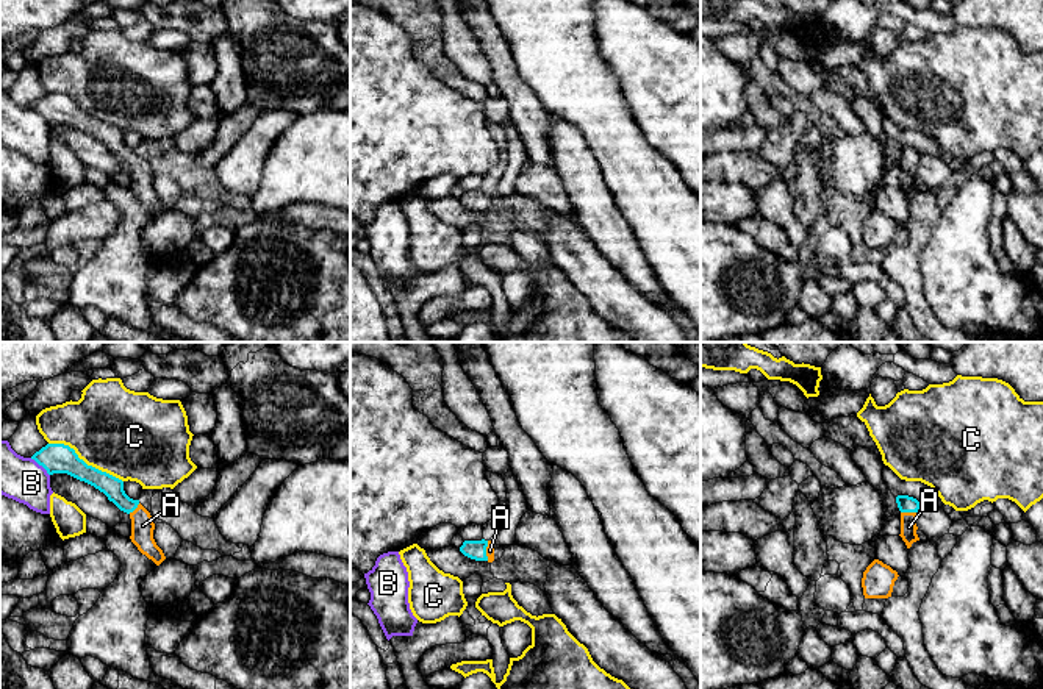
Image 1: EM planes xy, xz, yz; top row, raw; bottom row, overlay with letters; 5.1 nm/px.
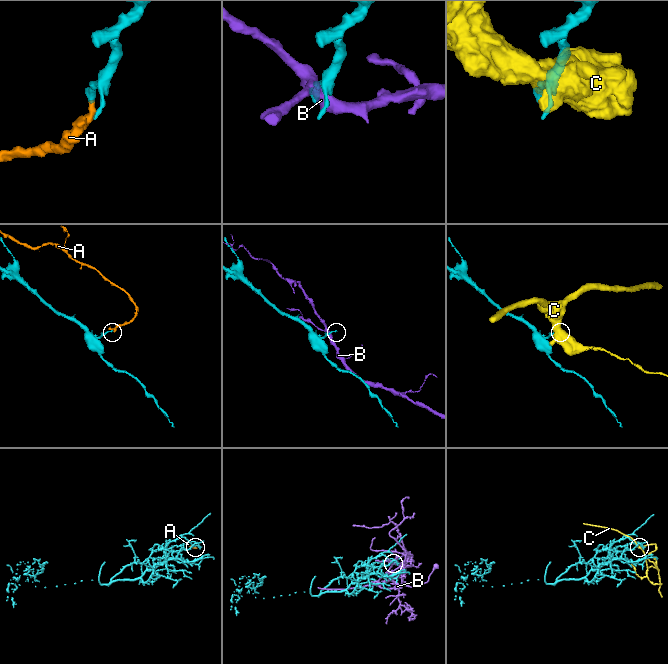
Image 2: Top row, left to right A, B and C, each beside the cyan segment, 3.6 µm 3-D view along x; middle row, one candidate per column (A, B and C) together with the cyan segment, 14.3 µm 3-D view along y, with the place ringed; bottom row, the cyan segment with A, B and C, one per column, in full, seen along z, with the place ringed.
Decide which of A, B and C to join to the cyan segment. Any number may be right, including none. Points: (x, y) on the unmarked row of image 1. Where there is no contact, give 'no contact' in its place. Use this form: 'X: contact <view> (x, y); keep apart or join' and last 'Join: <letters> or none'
A: contact yz (909, 161); join
B: contact xy (41, 114); keep apart
C: contact xy (83, 111); keep apart
Join: A

